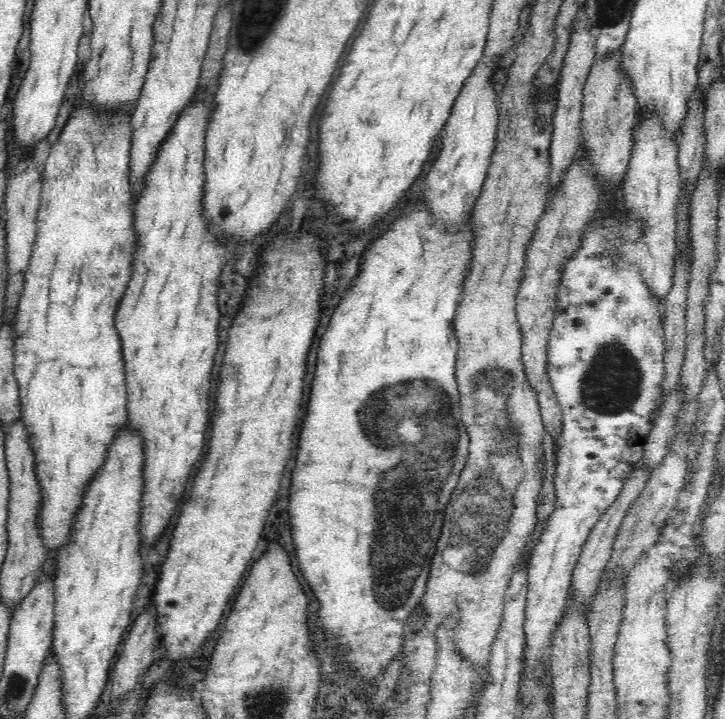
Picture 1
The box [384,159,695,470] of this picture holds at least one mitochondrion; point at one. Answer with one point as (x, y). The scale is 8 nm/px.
(613, 383)

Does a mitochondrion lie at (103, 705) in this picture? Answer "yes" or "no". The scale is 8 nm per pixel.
no

